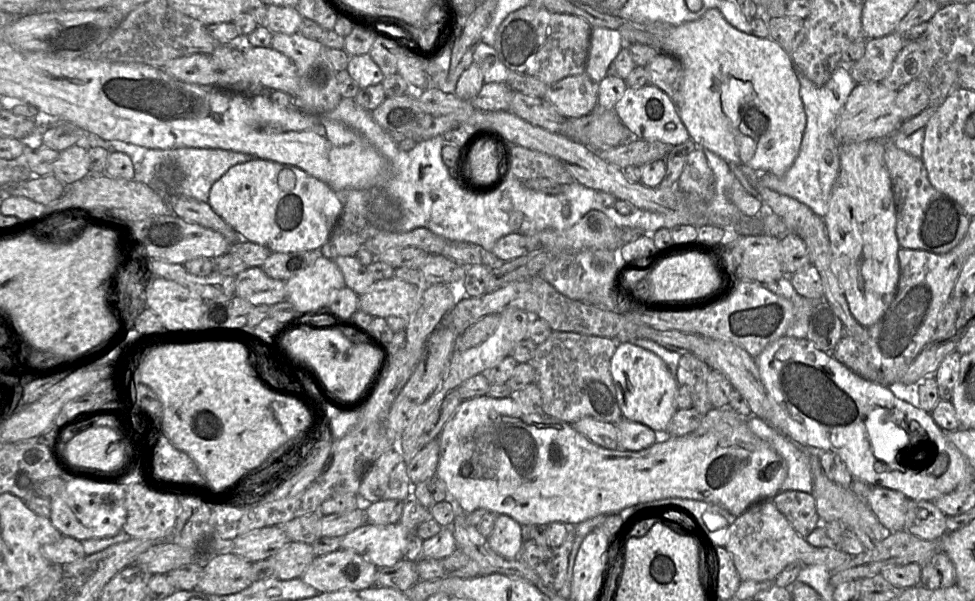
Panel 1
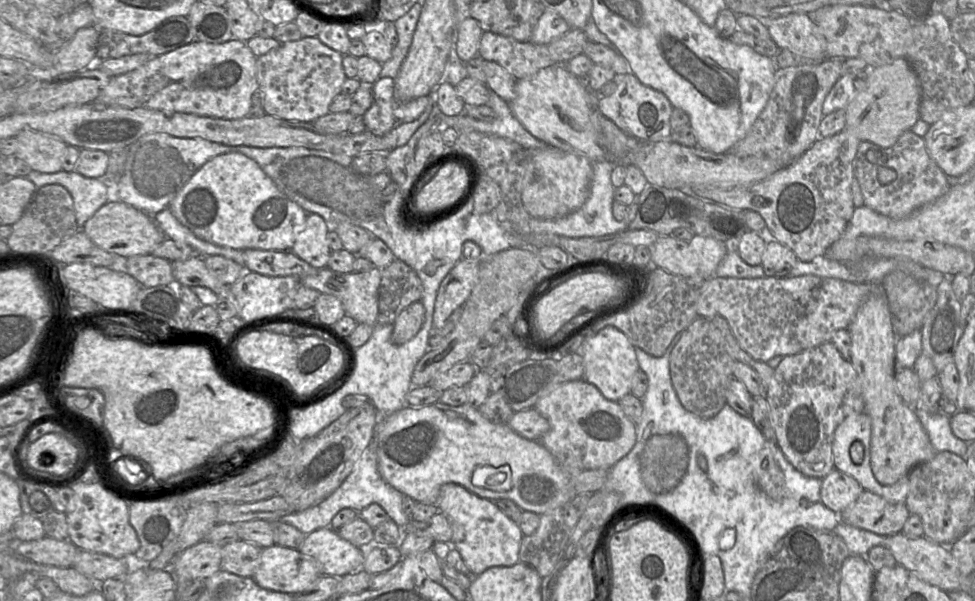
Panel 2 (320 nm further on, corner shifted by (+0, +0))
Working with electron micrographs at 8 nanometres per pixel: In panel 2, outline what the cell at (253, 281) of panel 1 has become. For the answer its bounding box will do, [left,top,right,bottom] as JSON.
[172,257,229,298]

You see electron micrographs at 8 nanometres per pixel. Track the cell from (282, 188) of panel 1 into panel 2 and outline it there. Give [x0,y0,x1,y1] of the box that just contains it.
[168,153,307,251]

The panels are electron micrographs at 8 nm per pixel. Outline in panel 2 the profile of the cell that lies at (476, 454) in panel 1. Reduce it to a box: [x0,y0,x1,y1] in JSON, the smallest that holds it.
[374,401,572,515]

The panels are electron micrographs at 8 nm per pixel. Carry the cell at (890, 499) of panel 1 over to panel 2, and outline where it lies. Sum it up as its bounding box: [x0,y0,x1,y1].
[821,468,865,514]

